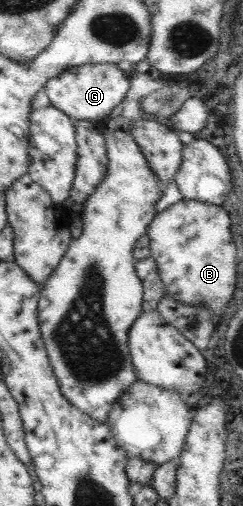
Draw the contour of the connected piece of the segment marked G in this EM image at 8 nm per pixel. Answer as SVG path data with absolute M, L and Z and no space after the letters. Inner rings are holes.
M115 63L86 64L61 71L44 87L52 107L62 111L73 121L103 121L126 97L130 88L129 77Z

